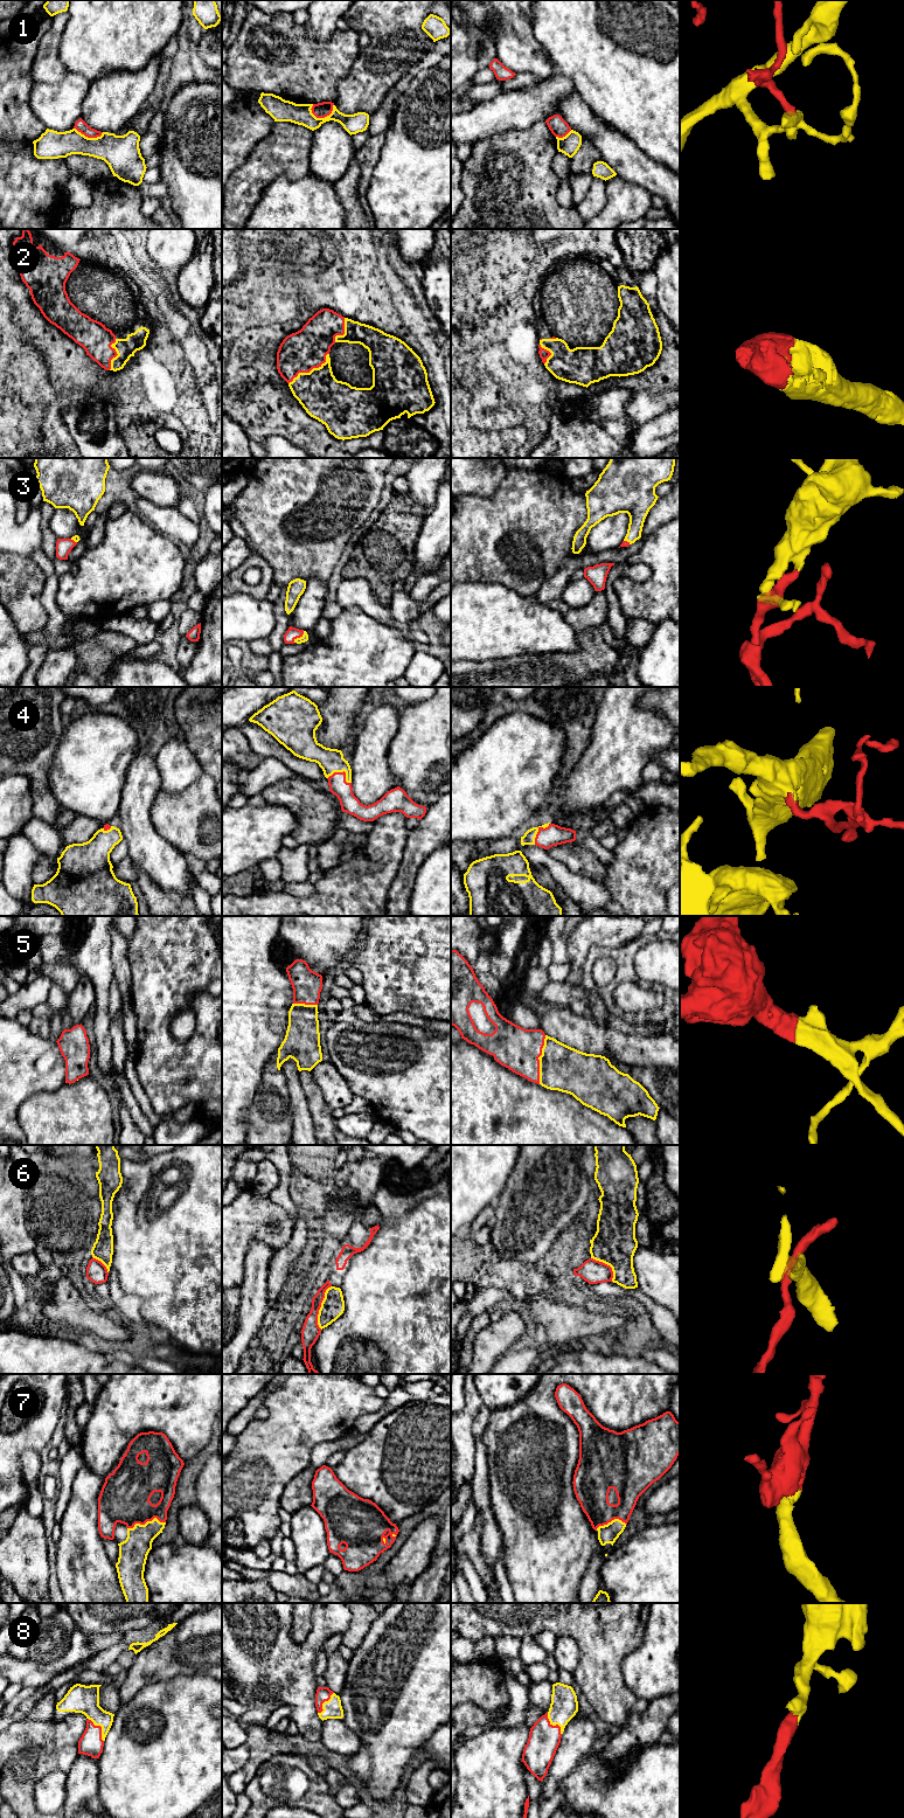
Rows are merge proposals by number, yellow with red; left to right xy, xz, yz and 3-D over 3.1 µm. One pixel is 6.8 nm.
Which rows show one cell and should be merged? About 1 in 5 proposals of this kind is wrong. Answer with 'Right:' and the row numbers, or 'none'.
Right: 2, 3, 4, 5, 7, 8

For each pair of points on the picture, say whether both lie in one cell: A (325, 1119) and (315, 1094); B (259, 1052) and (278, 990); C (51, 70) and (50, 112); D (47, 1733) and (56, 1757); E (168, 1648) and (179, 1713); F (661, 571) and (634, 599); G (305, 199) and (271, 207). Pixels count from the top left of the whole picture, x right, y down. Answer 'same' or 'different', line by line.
A: same
B: same
C: different
D: same
E: different
F: same
G: same

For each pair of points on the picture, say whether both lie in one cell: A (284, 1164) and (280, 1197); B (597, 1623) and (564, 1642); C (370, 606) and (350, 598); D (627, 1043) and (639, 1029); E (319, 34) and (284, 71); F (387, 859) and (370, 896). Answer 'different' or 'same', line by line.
A: same
B: different
C: same
D: different
E: different
F: same

